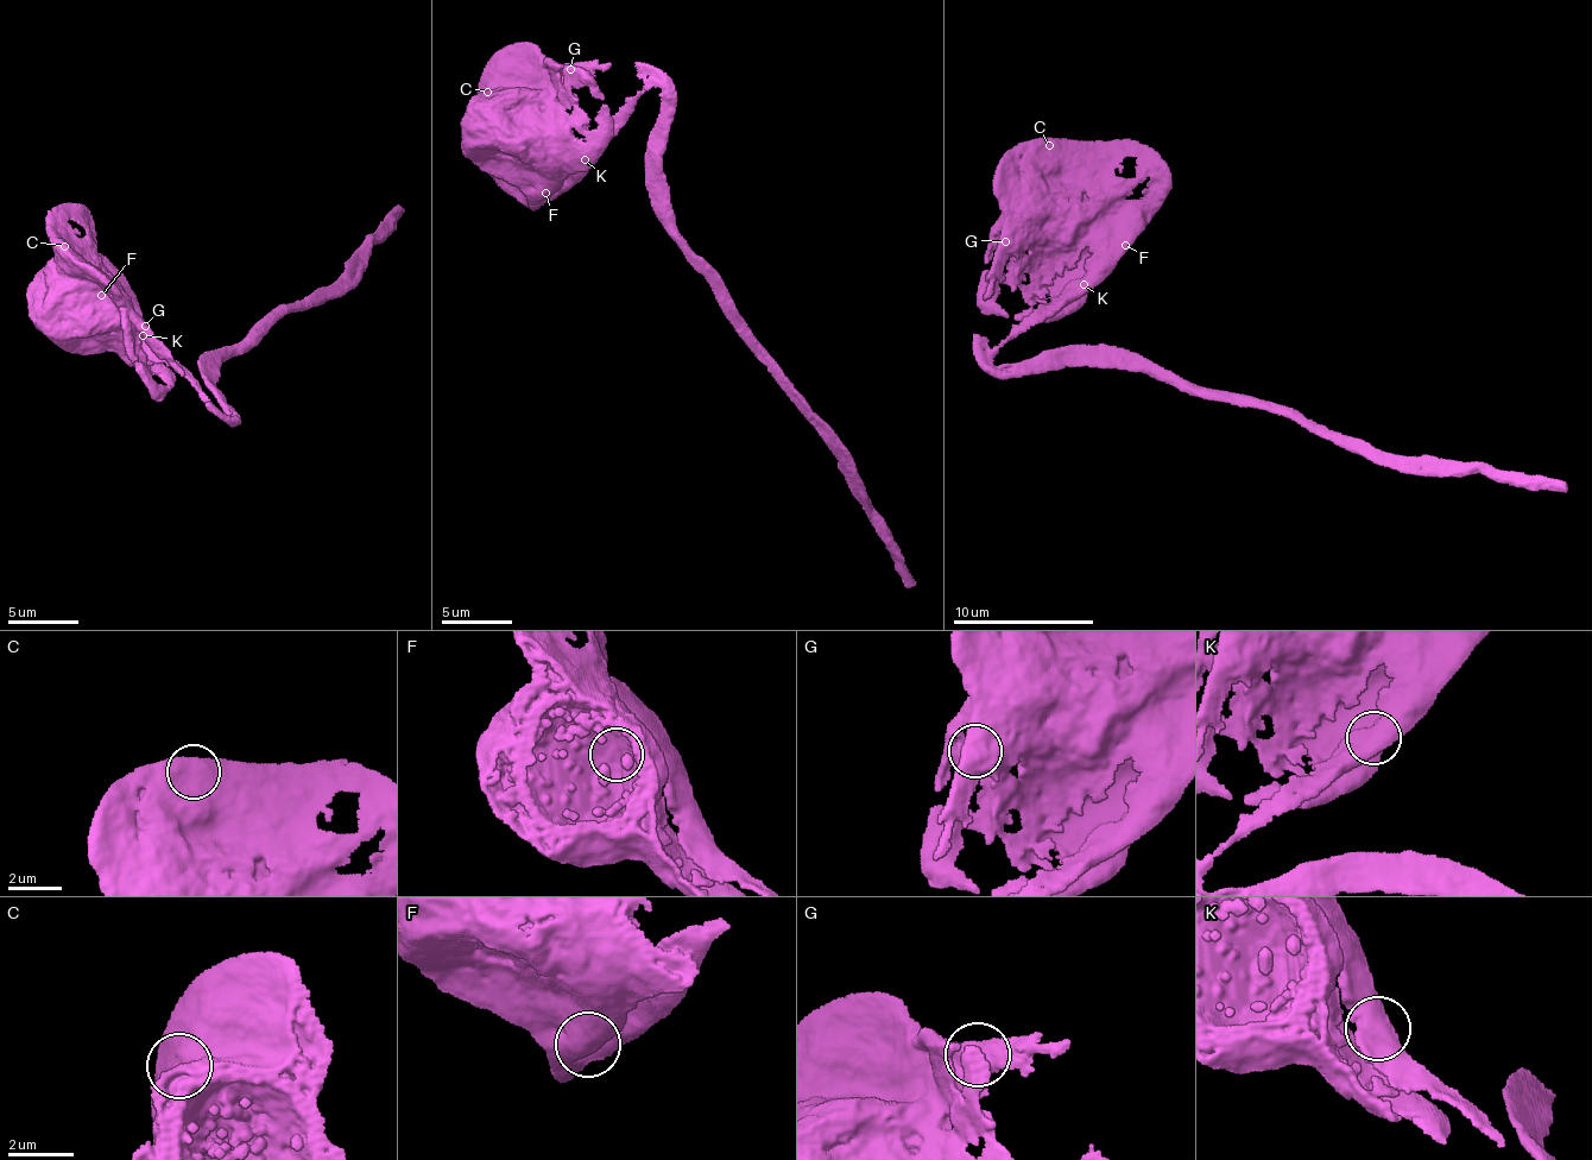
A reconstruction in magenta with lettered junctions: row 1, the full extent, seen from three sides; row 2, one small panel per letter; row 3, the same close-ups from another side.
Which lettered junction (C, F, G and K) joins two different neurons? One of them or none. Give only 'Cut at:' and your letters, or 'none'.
Cut at: none

